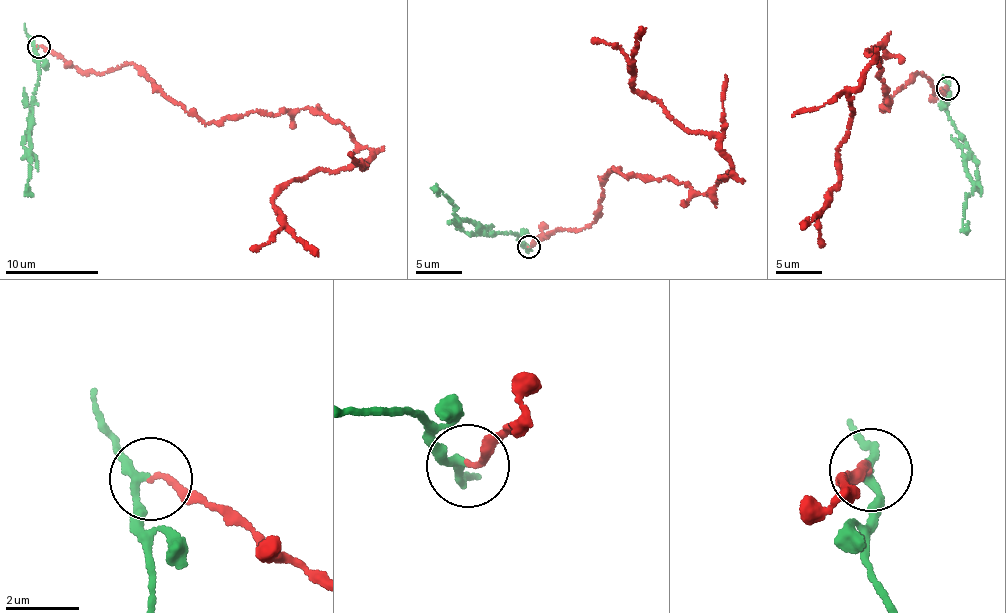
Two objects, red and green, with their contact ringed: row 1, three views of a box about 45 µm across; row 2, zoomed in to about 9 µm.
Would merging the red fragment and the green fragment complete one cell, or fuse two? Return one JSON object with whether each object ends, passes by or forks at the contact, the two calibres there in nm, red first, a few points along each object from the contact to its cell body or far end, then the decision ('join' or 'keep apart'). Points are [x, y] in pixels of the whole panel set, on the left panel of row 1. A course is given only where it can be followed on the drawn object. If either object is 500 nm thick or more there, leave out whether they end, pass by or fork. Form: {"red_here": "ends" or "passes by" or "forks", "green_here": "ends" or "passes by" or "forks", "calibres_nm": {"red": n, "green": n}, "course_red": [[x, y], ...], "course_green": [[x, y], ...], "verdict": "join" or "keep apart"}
{"red_here": "ends", "green_here": "passes by", "calibres_nm": {"red": 150, "green": 190}, "course_red": [[38, 46], [84, 71], [130, 63], [207, 123], [307, 107], [339, 122], [370, 163], [274, 200], [318, 256]], "course_green": [[38, 46], [38, 78], [28, 149], [28, 188], [33, 196]], "verdict": "keep apart"}

